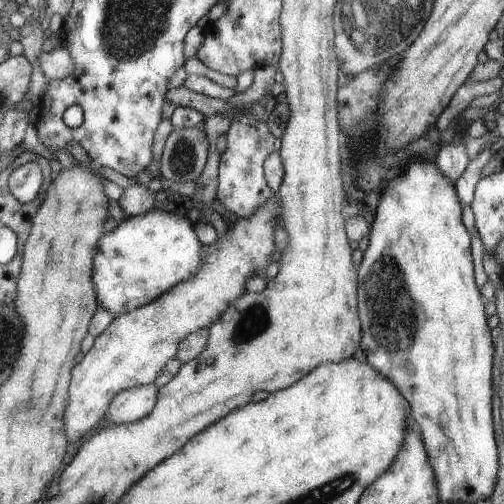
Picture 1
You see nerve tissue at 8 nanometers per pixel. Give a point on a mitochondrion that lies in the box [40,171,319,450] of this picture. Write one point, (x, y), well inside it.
(255, 320)

